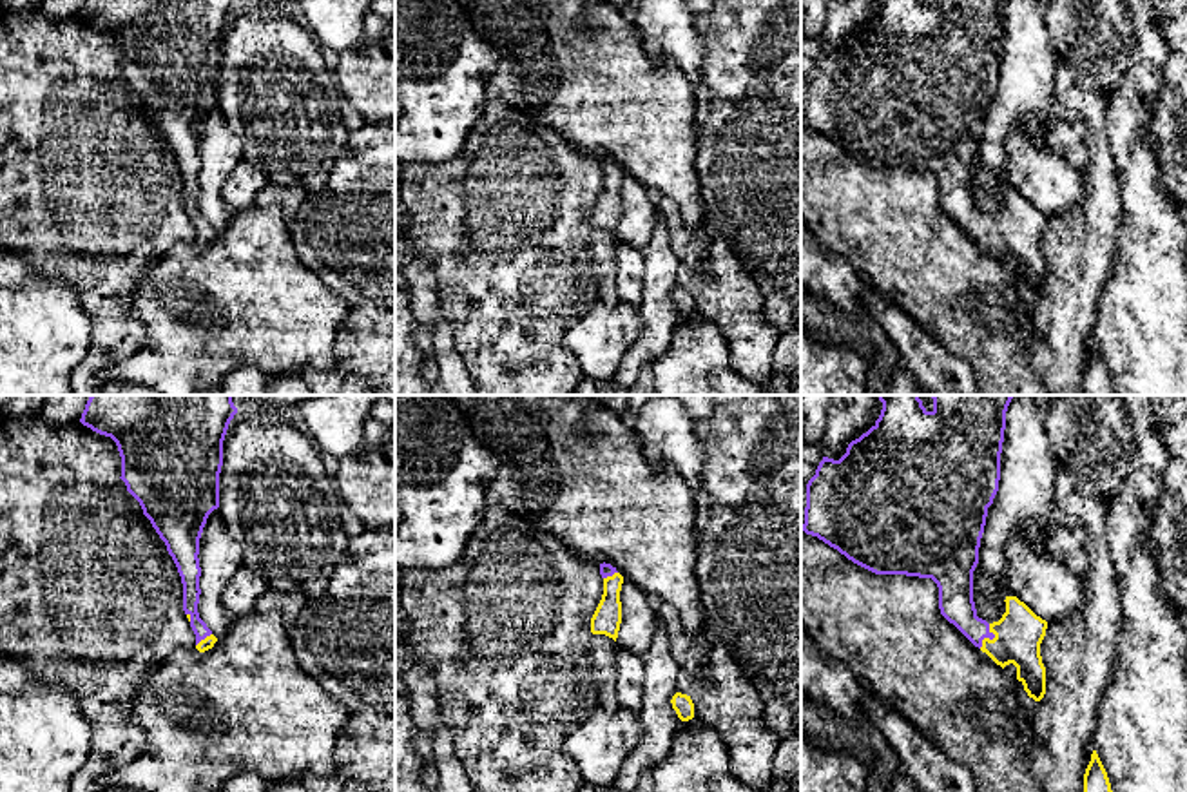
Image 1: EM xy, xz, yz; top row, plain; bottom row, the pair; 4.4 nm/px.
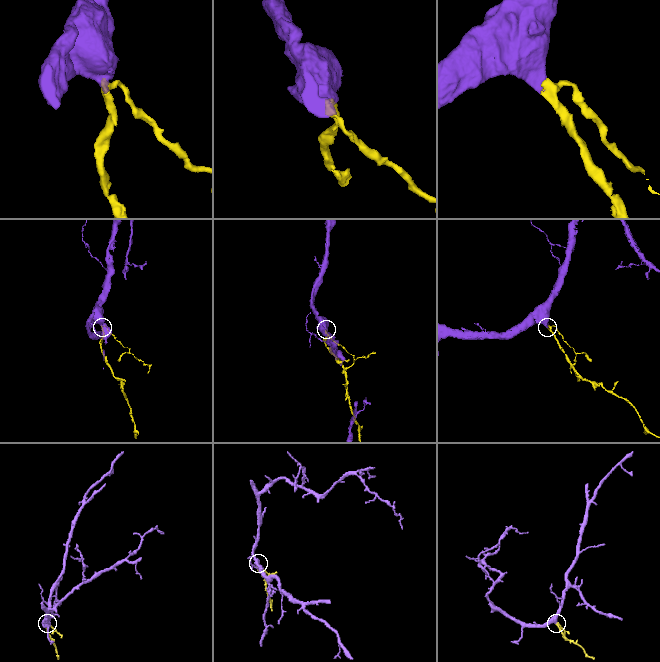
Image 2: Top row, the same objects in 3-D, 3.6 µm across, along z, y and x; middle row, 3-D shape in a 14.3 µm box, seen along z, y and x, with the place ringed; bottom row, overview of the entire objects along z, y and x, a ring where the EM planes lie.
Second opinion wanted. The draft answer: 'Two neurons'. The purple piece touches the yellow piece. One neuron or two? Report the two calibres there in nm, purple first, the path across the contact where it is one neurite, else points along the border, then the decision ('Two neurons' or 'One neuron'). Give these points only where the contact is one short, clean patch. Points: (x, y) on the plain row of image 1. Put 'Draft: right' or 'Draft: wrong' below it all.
Thickness 160 nm (purple) against 220 nm. Path across: yz (955, 189), (957, 202), (990, 232), (1013, 232), (1019, 227). One neuron
Draft: wrong

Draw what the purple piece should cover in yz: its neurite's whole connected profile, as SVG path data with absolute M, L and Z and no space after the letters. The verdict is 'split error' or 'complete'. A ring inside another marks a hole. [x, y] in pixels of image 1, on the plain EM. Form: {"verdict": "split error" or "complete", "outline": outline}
{"verdict": "split error", "outline": "M883 0L875 18L852 34L839 54L823 51L819 56L806 78L803 125L875 169L931 172L939 181L941 208L997 259L1004 263L1013 257L1028 290L1040 295L1046 288L1040 237L1047 216L1017 190L1006 190L1006 207L999 216L988 217L977 210L973 196L973 165L979 158L980 132L988 101L999 85L1006 5L1008 0L933 0L931 5L924 0Z"}

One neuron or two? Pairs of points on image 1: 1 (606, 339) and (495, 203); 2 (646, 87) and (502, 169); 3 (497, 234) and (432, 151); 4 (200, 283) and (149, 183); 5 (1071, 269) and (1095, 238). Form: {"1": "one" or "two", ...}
{"1": "two", "2": "two", "3": "two", "4": "two", "5": "one"}

